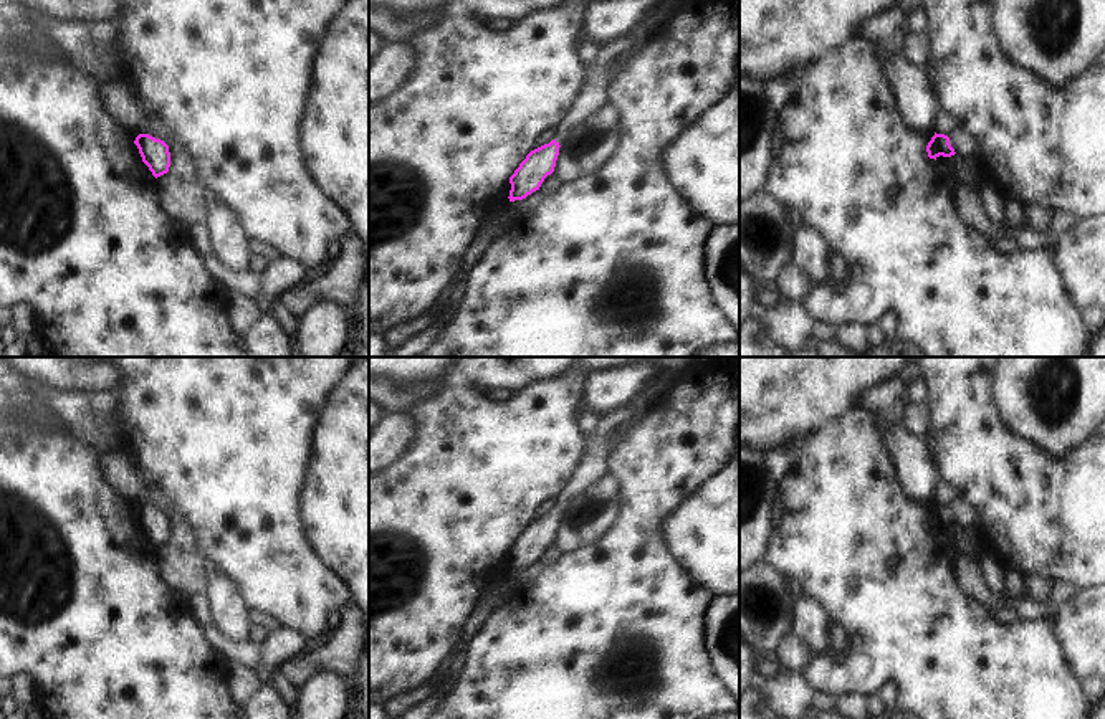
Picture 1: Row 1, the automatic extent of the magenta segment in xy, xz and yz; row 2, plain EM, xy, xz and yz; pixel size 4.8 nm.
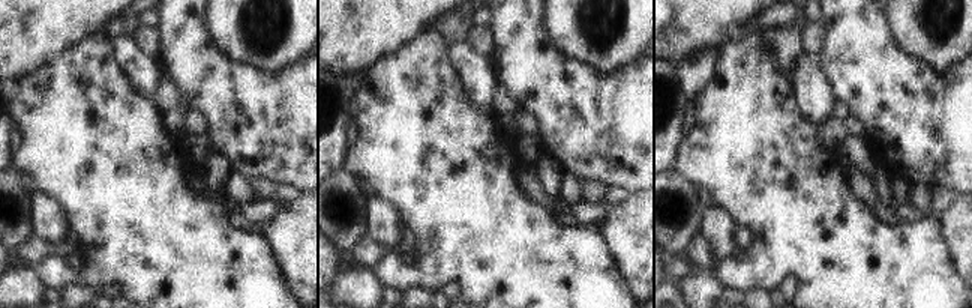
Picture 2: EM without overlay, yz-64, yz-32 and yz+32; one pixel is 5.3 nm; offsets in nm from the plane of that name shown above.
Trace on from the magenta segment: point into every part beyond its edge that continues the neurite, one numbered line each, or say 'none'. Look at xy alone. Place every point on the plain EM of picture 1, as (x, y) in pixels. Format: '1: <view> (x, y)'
none

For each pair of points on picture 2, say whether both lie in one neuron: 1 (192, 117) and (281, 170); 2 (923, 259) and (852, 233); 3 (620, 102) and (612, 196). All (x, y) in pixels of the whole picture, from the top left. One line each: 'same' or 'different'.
1: different
2: same
3: different

